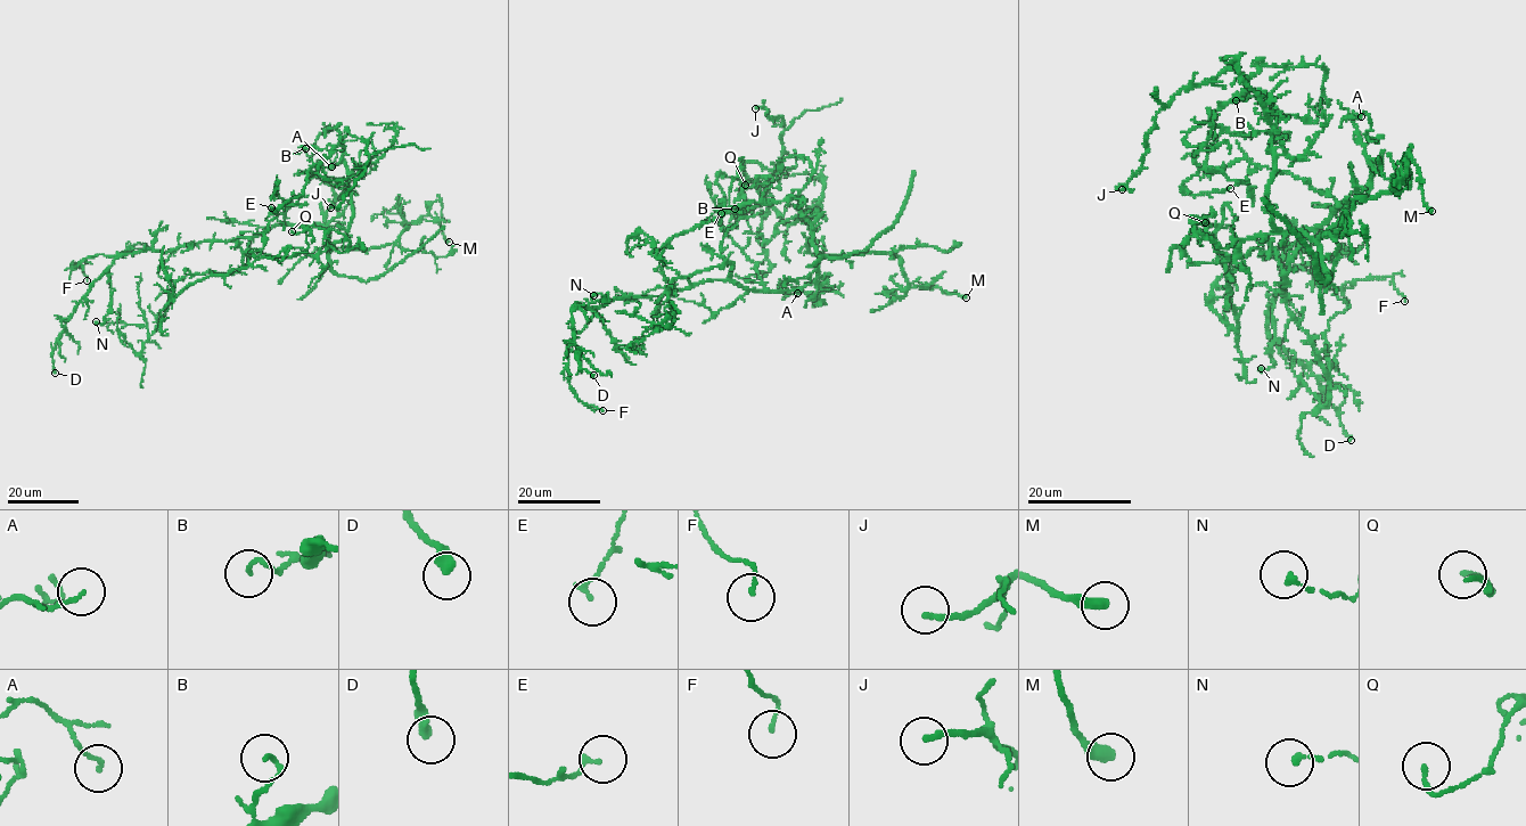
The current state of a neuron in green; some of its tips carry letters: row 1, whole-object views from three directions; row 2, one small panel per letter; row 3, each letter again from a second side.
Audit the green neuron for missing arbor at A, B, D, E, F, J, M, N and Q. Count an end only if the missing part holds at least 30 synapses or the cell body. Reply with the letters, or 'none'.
none

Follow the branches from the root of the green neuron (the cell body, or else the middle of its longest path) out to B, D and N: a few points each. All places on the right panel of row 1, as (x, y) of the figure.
B: (1353, 204), (1315, 238), (1277, 231), (1268, 194), (1276, 105), (1260, 91), (1244, 90), (1246, 99), (1236, 100)
D: (1353, 204), (1335, 207), (1301, 234), (1294, 256), (1280, 259), (1282, 283), (1266, 326), (1318, 379), (1351, 440)
N: (1353, 204), (1335, 207), (1326, 221), (1301, 234), (1294, 256), (1280, 259), (1273, 365), (1261, 368)

